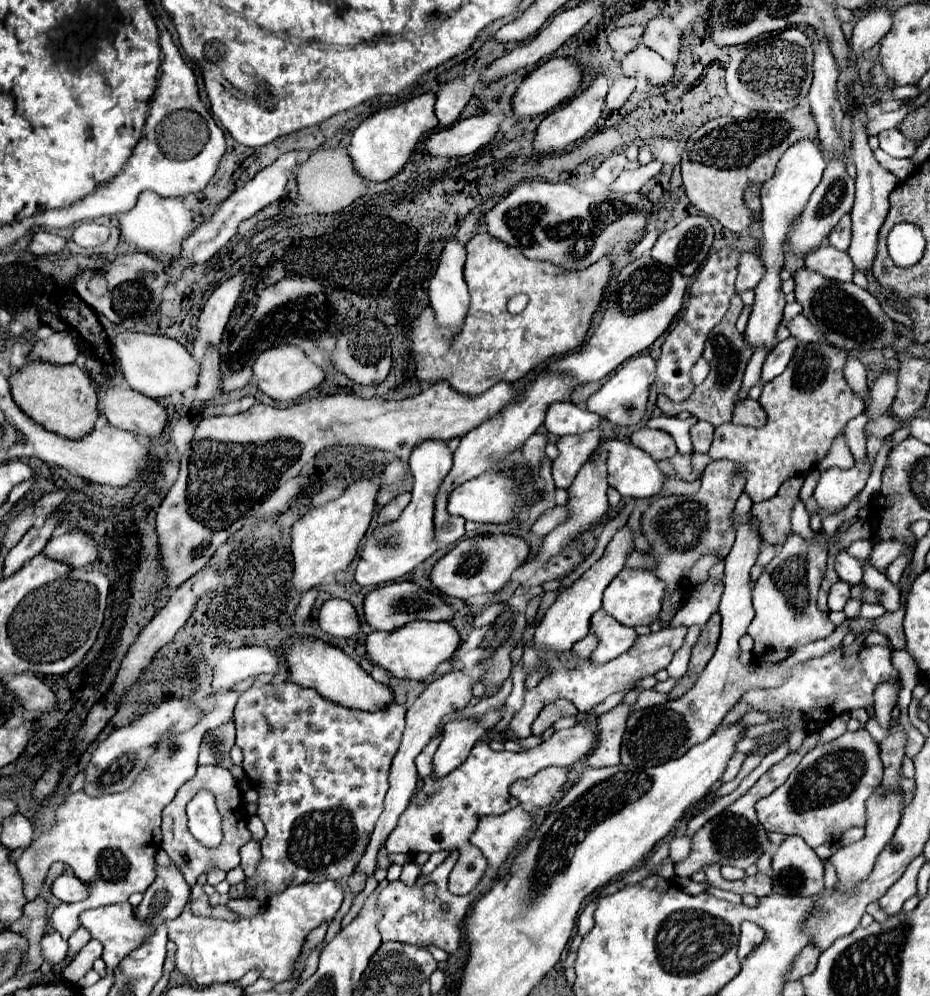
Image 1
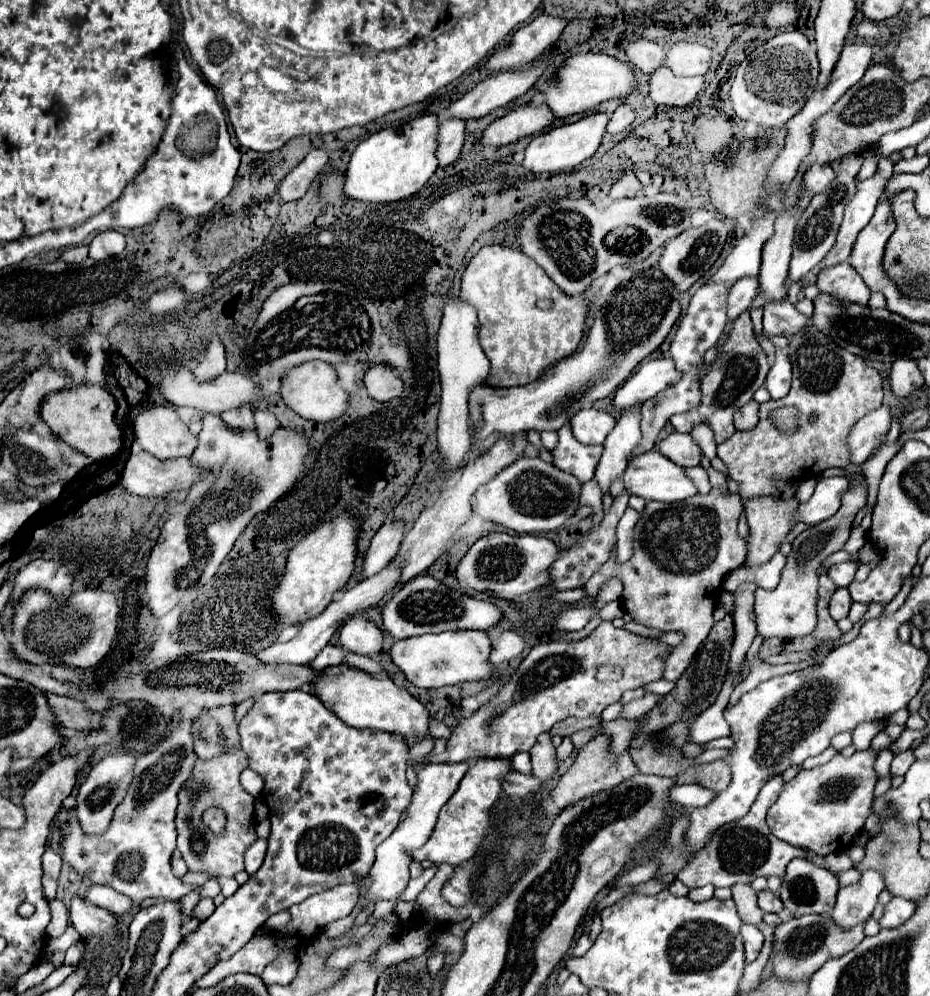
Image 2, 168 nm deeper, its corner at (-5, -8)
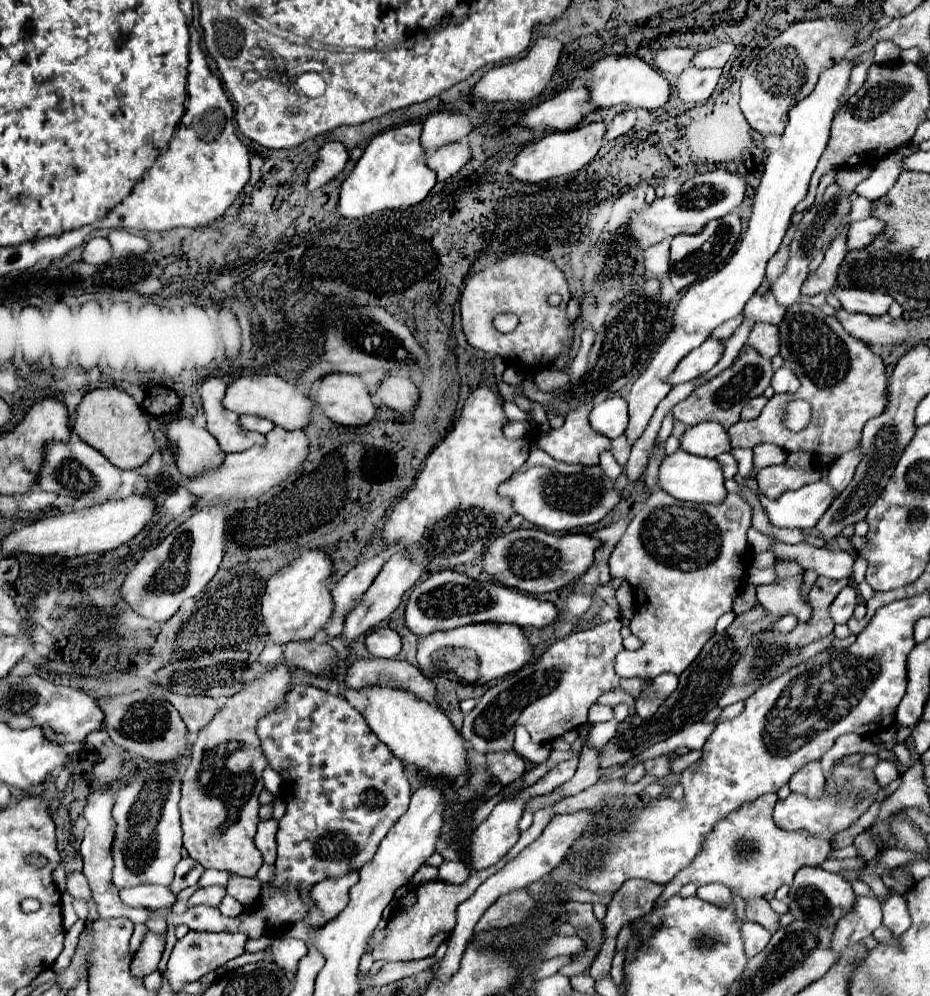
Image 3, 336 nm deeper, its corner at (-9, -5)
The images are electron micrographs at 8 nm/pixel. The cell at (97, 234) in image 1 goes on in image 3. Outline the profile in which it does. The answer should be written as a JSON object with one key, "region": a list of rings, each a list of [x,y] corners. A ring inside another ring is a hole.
{"region":[[[114,229],[114,231],[110,231],[110,235],[106,239],[110,241],[114,257],[140,255],[148,249],[148,241],[138,235],[132,235],[128,229]]]}

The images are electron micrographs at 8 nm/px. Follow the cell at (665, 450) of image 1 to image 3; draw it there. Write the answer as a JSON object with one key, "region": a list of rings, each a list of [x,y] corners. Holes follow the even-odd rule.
{"region":[[[700,423],[684,431],[680,439],[680,449],[698,457],[714,459],[716,455],[730,451],[728,433],[718,423]]]}

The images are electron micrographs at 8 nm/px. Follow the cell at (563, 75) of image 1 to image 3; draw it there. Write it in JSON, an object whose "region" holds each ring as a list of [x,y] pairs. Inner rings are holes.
{"region":[[[606,55],[590,65],[590,79],[586,79],[586,87],[590,89],[588,101],[594,107],[614,107],[614,105],[630,105],[642,109],[658,109],[666,103],[670,95],[668,81],[648,63],[634,55]]]}

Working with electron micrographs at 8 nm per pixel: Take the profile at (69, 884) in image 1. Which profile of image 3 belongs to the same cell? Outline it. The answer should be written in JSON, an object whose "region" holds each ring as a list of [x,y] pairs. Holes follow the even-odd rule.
{"region":[[[136,885],[120,889],[120,899],[128,907],[144,907],[150,911],[158,907],[172,907],[176,903],[176,895],[162,885]]]}

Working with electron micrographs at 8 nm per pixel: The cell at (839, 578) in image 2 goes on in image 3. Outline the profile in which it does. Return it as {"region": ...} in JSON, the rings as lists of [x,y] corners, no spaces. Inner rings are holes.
{"region":[[[776,543],[772,547],[774,555],[778,557],[790,557],[796,559],[804,565],[804,569],[814,569],[818,575],[830,577],[830,579],[848,579],[852,575],[852,567],[854,567],[854,555],[846,553],[846,551],[826,551],[826,549],[818,549],[806,543],[796,543],[796,545],[788,545],[788,543]]]}

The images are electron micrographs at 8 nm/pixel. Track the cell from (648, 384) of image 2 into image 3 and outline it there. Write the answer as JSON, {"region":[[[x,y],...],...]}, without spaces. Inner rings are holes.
{"region":[[[706,339],[700,347],[692,349],[684,361],[680,361],[676,365],[676,369],[664,379],[668,385],[678,385],[678,383],[686,383],[694,377],[700,377],[704,373],[708,373],[722,357],[724,347],[718,339]]]}

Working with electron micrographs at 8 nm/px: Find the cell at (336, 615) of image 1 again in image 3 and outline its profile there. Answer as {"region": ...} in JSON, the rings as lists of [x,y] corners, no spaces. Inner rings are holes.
{"region":[[[378,627],[374,631],[370,631],[364,639],[366,643],[366,649],[370,655],[374,657],[384,657],[384,659],[390,659],[390,657],[396,657],[400,653],[400,637],[396,631],[392,631],[390,627]]]}

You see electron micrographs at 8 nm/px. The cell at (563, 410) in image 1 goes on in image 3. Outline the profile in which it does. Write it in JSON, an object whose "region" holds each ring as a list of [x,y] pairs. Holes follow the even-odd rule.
{"region":[[[610,397],[592,407],[588,421],[594,433],[616,439],[628,425],[628,405],[622,397]]]}

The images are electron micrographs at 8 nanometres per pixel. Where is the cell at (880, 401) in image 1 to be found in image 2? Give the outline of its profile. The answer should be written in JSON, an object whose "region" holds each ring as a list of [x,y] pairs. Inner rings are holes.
{"region":[[[882,406],[874,412],[870,412],[868,416],[864,416],[848,434],[848,450],[852,456],[854,464],[862,464],[874,450],[874,446],[878,444],[876,438],[878,434],[888,432],[890,428],[890,412]]]}

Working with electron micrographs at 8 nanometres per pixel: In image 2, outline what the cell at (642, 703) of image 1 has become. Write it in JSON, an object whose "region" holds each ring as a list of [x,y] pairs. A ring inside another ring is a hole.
{"region":[[[612,720],[612,722],[602,722],[600,724],[600,734],[606,734],[610,738],[610,752],[618,756],[630,746],[630,740],[634,738],[634,730],[640,726],[640,720],[628,722],[628,720]]]}

